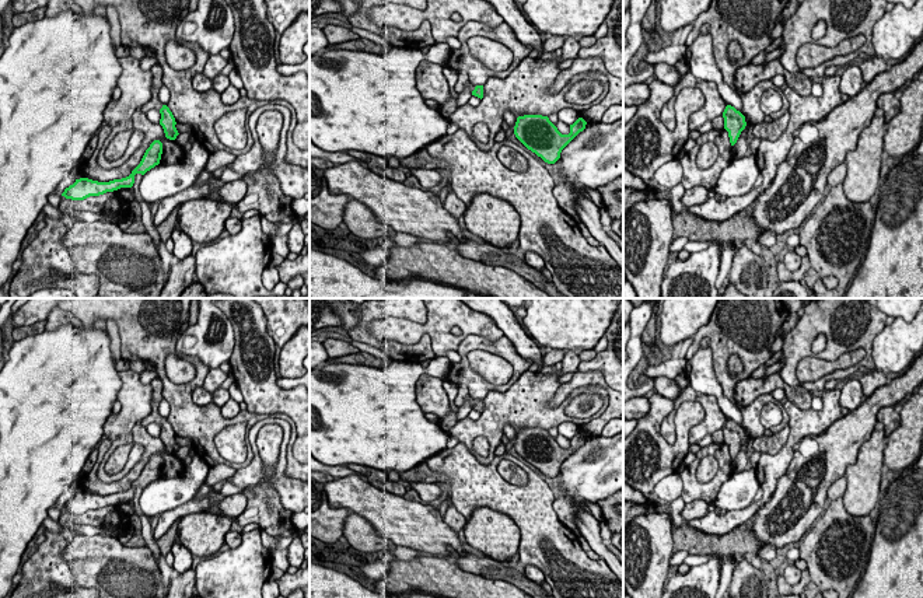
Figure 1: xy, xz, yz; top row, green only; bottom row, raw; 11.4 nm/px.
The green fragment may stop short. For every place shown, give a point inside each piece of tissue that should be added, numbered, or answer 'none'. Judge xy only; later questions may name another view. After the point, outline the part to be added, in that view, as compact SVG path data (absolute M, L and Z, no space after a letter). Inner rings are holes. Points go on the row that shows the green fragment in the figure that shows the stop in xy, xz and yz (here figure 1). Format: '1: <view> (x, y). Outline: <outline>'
1: xy (154, 102). Outline: M155 63L151 69L153 83L151 83L151 98L141 106L141 112L147 113L150 109L160 111L162 108L162 102L158 98L160 88L162 85L162 69L158 63Z

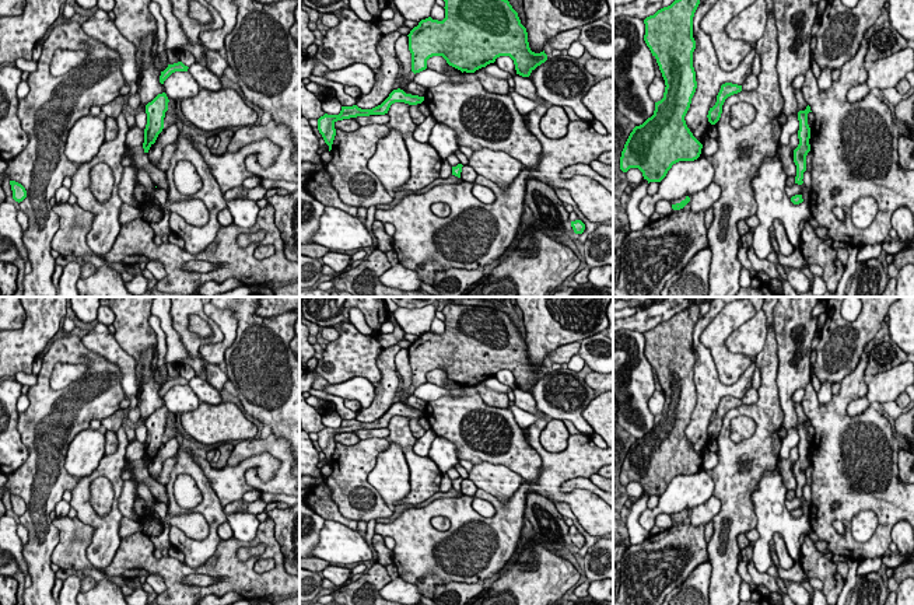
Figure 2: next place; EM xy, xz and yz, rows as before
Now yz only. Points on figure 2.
none

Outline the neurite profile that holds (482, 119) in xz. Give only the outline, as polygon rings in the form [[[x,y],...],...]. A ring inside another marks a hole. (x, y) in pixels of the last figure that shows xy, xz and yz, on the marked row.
[[[463,71],[462,83],[427,88],[424,104],[437,123],[455,130],[459,147],[504,151],[523,167],[537,168],[542,144],[526,127],[512,98],[486,91],[474,73]]]

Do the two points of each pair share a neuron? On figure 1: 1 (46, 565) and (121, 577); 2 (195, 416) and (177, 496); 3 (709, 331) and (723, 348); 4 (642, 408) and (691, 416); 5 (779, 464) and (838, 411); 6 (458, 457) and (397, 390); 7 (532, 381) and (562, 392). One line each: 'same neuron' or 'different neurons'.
1: different neurons
2: different neurons
3: same neuron
4: different neurons
5: same neuron
6: different neurons
7: different neurons

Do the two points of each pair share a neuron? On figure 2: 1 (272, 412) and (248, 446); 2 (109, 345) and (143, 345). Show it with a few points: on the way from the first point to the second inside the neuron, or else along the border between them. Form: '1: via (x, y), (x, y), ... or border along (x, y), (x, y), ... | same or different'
1: border along (273, 433), (284, 439) | different
2: border along (112, 334), (115, 341), (136, 362) | different

